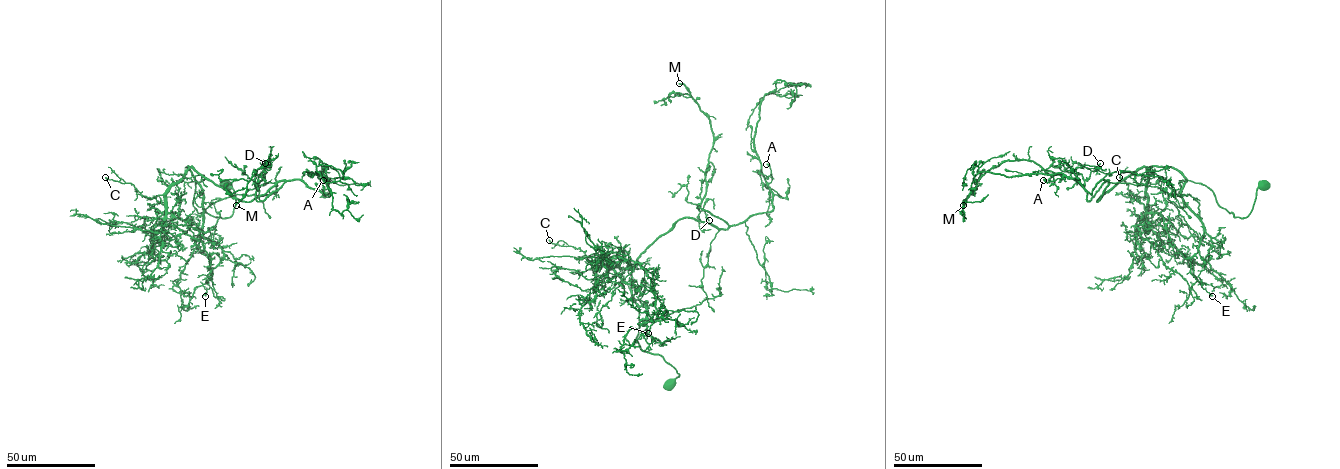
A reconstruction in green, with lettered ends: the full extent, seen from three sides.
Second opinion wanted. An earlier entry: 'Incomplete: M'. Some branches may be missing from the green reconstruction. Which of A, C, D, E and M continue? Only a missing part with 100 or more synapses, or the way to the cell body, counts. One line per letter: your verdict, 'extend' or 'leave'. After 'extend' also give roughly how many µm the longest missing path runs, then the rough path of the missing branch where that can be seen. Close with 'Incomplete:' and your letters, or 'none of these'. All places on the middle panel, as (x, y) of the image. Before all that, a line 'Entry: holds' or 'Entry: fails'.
Entry: holds
A: leave
C: leave
D: leave
E: leave
M: extend; missing 50 µm; course (679, 83), (675, 88), (676, 107), (686, 123), (693, 120)
Incomplete: M

